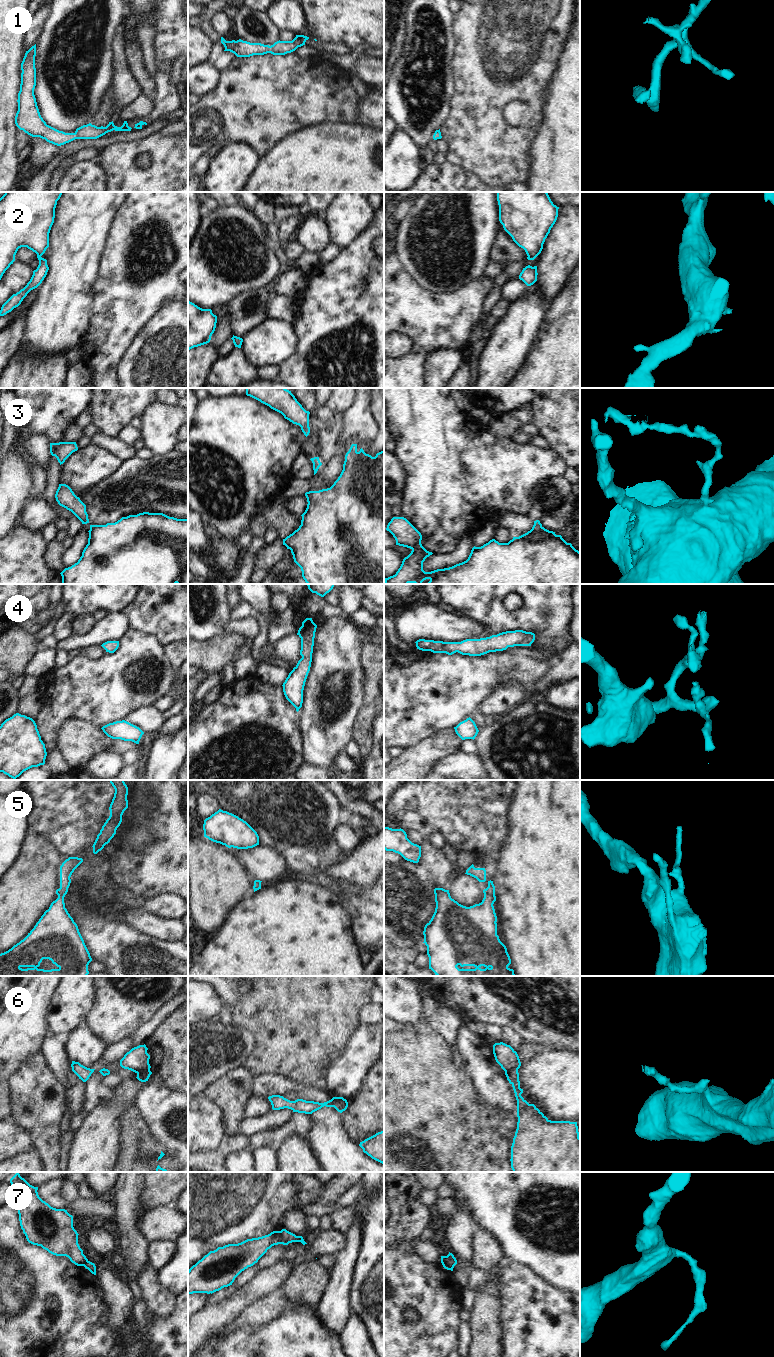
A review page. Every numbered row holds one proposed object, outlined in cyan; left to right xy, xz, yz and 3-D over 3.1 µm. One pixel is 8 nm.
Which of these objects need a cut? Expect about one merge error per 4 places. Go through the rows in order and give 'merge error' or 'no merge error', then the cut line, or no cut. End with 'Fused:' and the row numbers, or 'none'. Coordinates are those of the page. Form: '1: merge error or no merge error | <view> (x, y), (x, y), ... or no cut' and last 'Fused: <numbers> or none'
1: no merge error | no cut
2: no merge error | no cut
3: no merge error | no cut
4: no merge error | no cut
5: no merge error | no cut
6: merge error | xy (149, 1070), (140, 1070), (137, 1073)
7: merge error | xz (279, 1231), (283, 1243)
Fused: 6, 7

